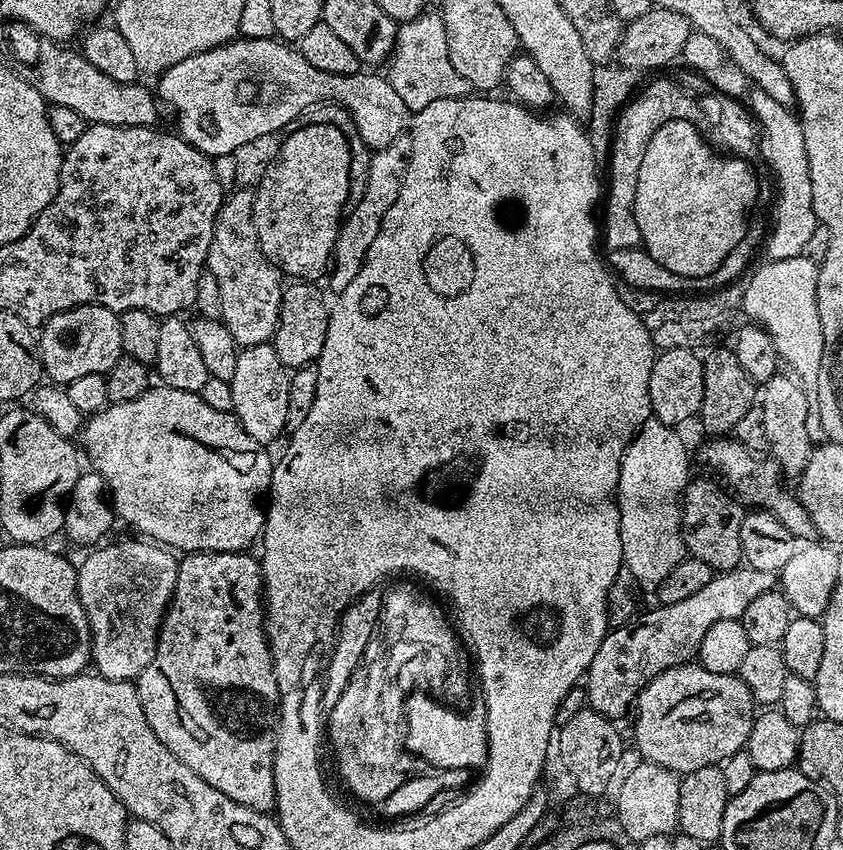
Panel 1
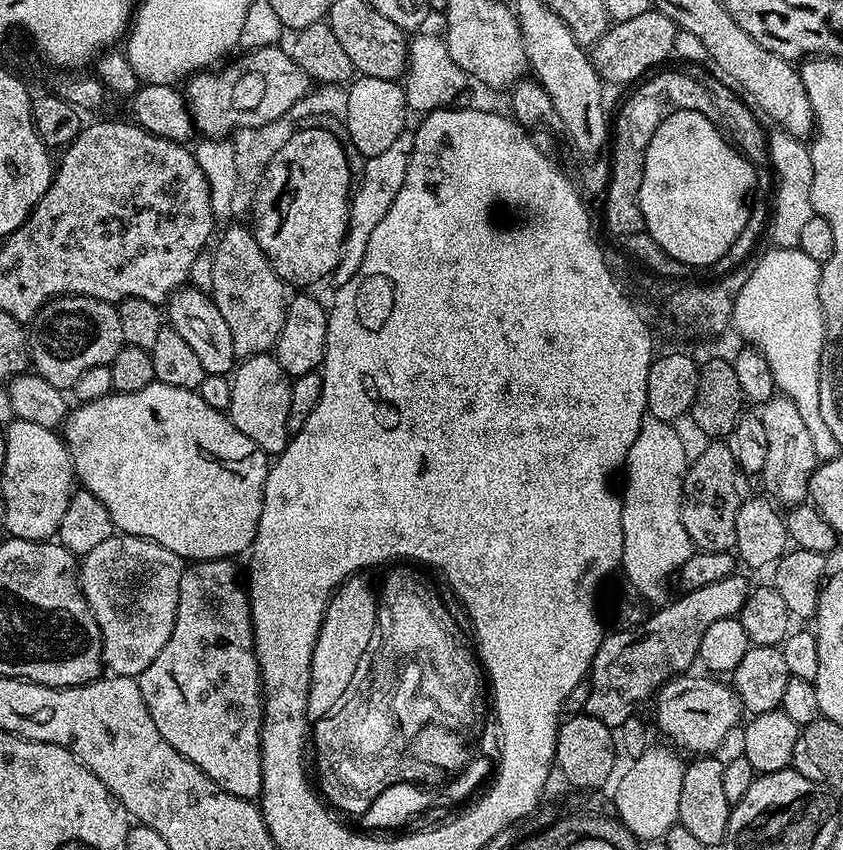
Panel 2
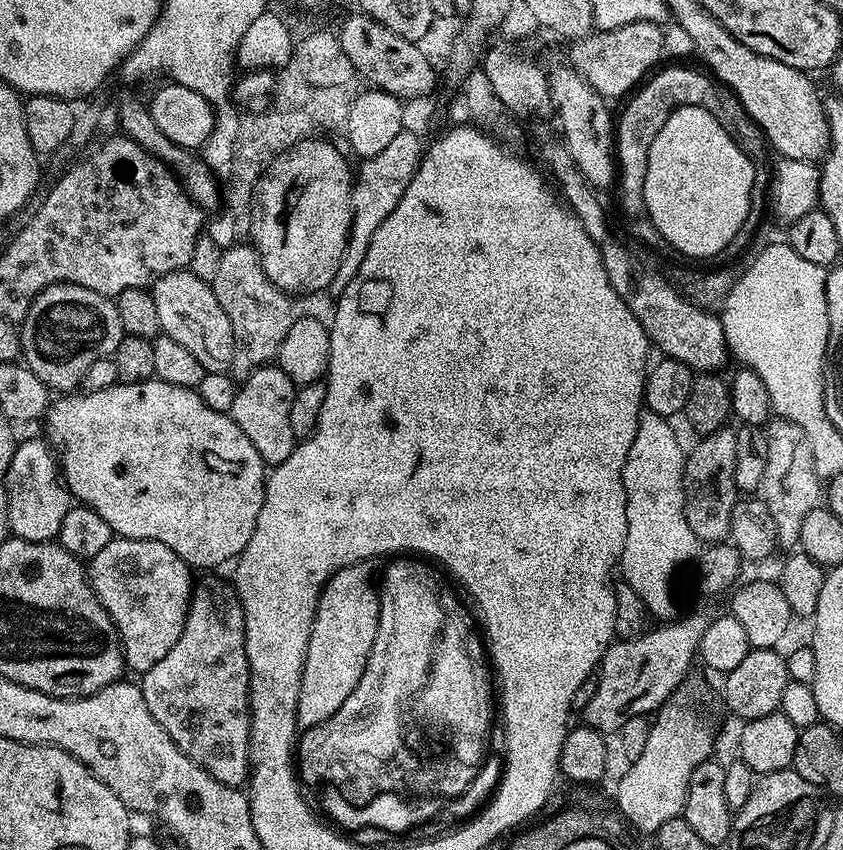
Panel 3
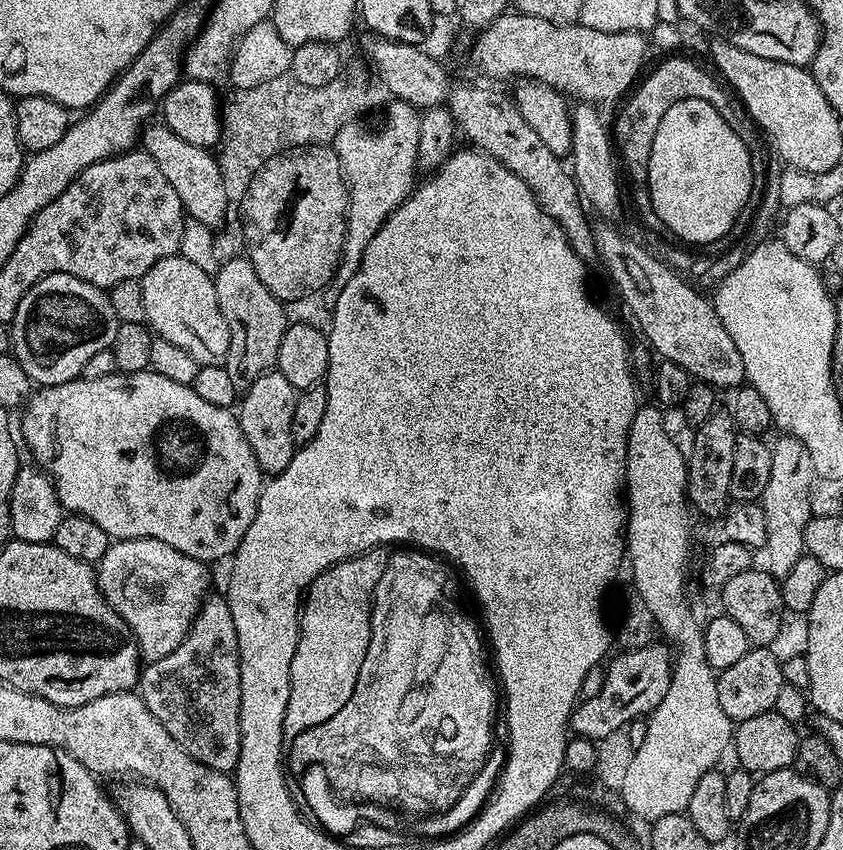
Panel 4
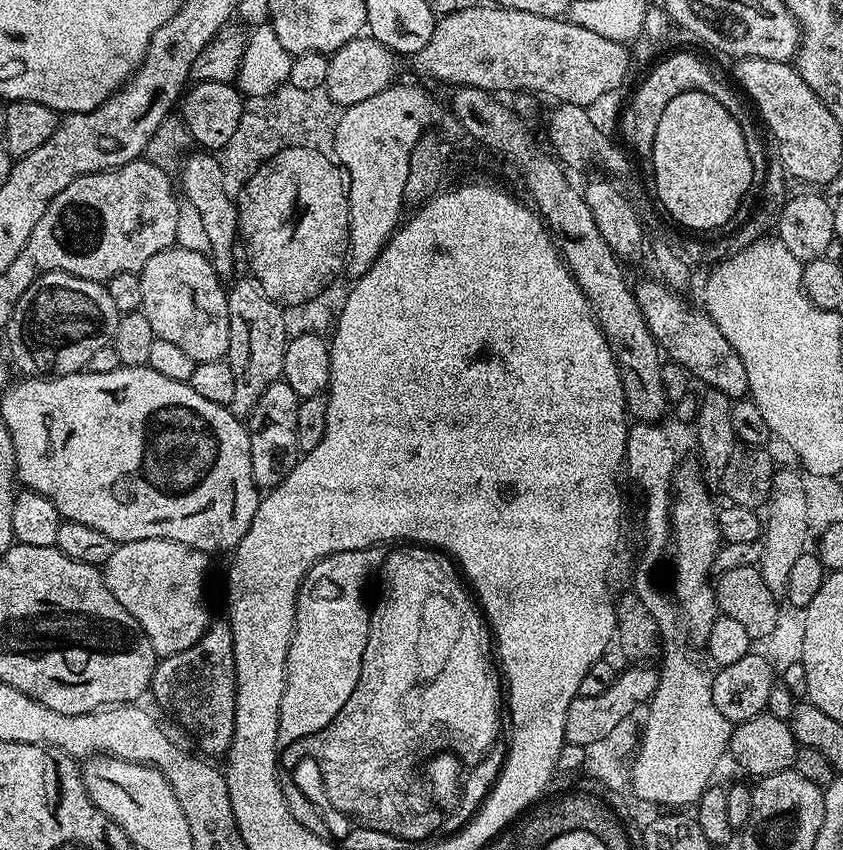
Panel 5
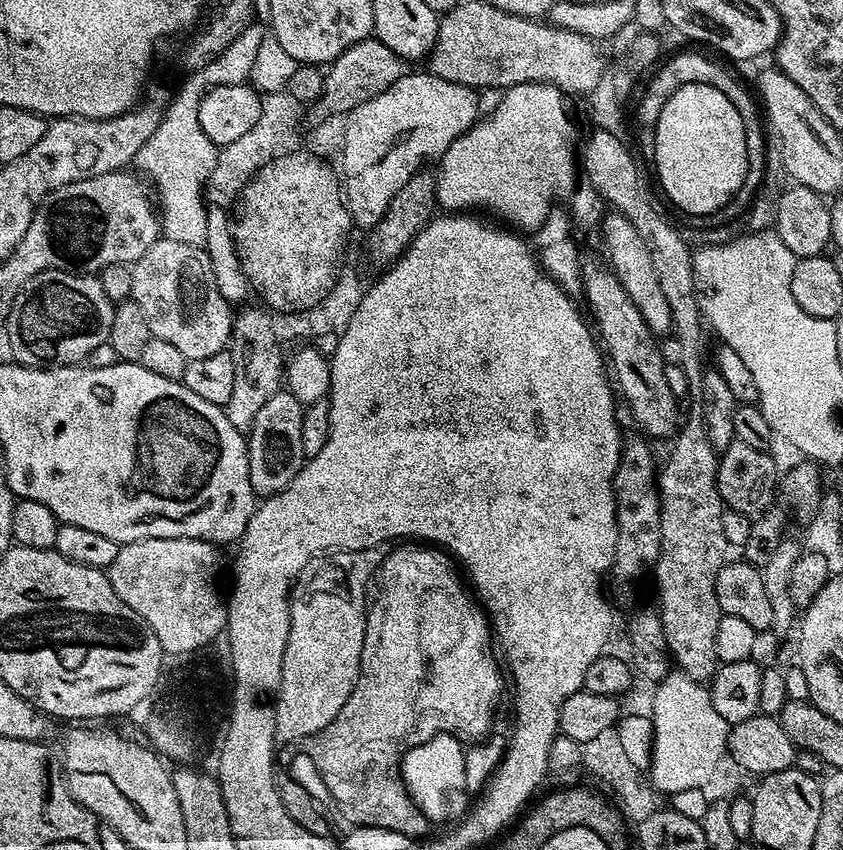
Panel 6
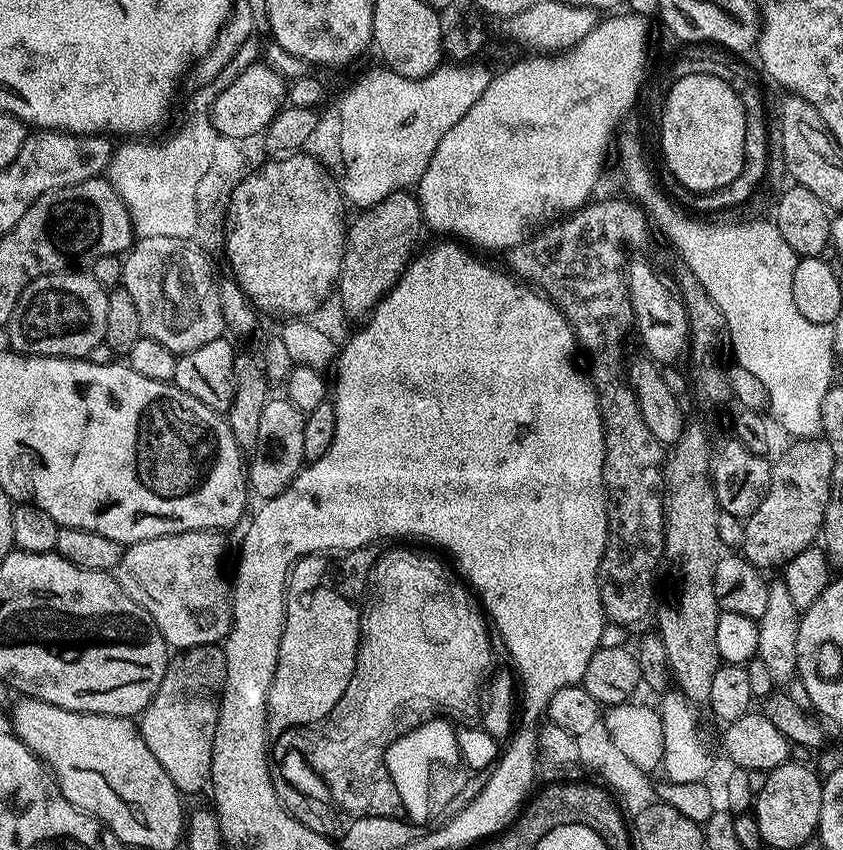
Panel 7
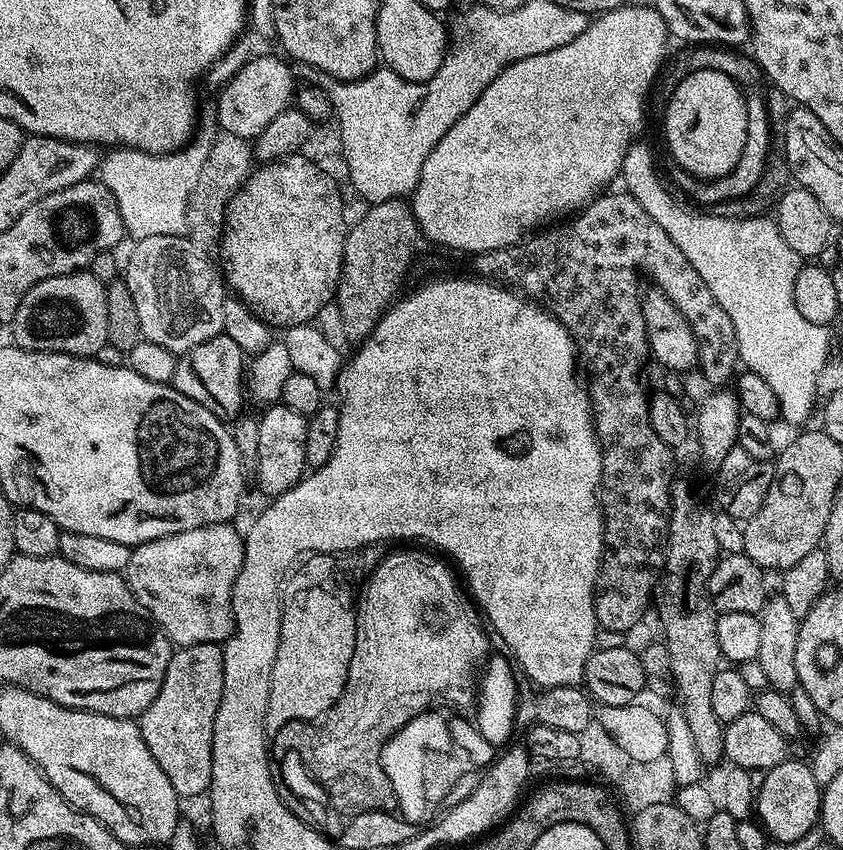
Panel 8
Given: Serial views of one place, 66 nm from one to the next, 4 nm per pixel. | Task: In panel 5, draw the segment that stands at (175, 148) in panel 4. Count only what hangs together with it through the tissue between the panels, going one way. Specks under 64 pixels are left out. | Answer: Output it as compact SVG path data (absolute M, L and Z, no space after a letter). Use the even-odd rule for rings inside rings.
M196 150L196 153L189 158L184 164L184 192L182 188L182 196L194 210L198 210L199 217L202 218L202 226L206 226L206 238L210 238L210 246L208 252L216 266L216 274L221 278L227 278L232 272L232 247L235 246L236 240L238 244L238 204L233 197L228 195L226 186L224 185L224 169L221 161L216 160L215 155L209 154L204 150Z

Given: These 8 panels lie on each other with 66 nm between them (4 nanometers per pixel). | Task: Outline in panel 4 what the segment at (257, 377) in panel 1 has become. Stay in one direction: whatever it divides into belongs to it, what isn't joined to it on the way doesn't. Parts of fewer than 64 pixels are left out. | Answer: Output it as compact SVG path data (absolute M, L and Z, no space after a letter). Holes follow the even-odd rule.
M271 370L263 373L257 380L239 397L238 419L240 429L250 442L250 450L258 462L261 473L274 477L286 466L290 466L290 458L296 452L298 445L290 434L290 421L294 414L294 402L298 390L282 378L278 371Z

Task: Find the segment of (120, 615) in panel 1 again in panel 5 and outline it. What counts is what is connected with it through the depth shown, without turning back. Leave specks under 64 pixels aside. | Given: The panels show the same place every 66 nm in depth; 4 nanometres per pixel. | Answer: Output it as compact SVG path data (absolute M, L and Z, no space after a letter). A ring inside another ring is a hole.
M126 540L117 543L114 554L103 564L110 594L139 622L157 657L173 656L194 646L208 629L210 615L204 597L208 560L209 553L173 540Z

